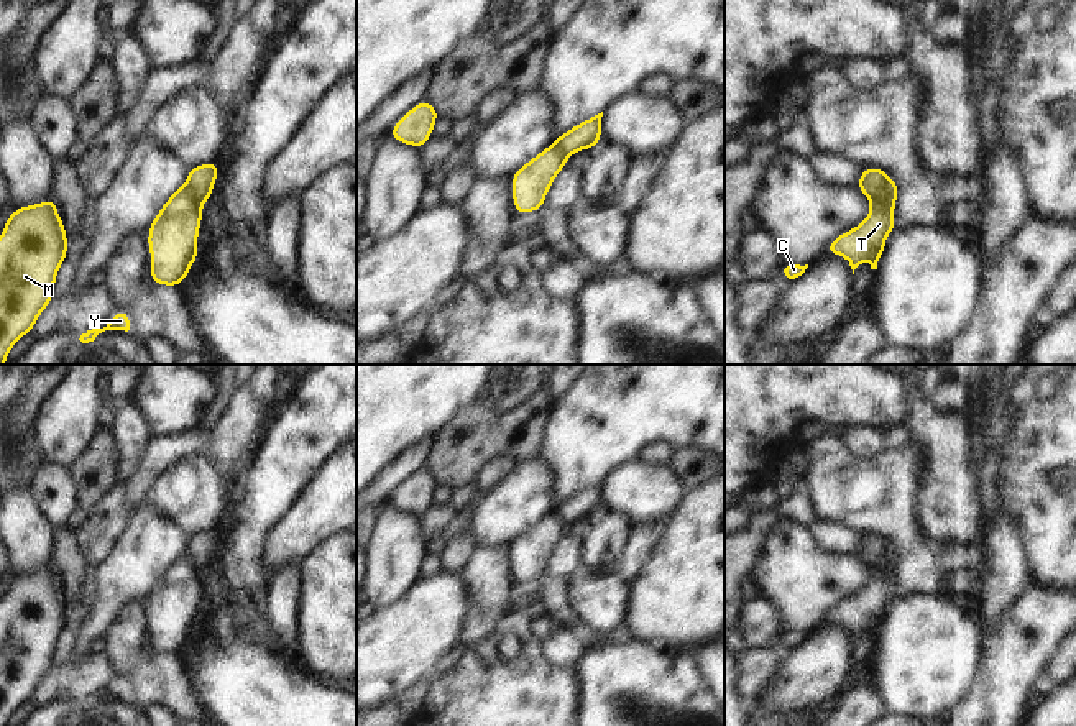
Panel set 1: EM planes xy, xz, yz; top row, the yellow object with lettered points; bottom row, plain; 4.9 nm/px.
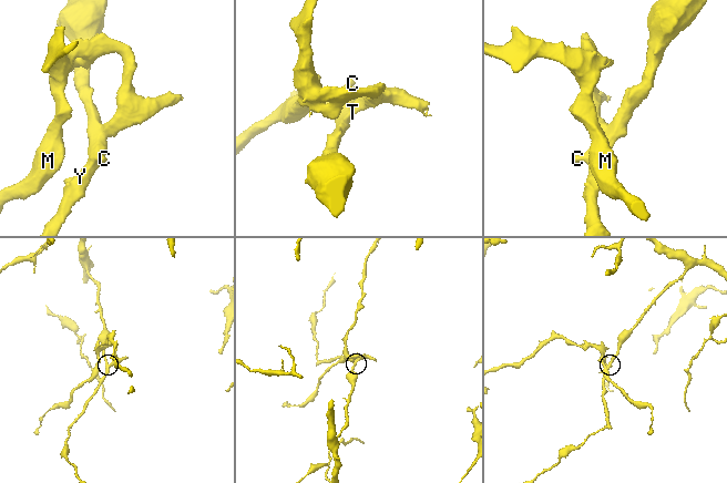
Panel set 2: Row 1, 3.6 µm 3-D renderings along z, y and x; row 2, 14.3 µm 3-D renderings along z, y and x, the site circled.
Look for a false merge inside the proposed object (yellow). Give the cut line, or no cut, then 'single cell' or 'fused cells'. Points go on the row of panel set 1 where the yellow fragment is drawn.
xy (186, 181), (201, 207) | fused cells

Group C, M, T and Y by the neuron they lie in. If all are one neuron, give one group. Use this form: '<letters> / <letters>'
C T Y / M

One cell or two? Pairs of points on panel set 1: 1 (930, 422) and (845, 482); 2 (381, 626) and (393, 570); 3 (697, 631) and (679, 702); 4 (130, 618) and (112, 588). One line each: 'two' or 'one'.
1: two
2: two
3: two
4: two

